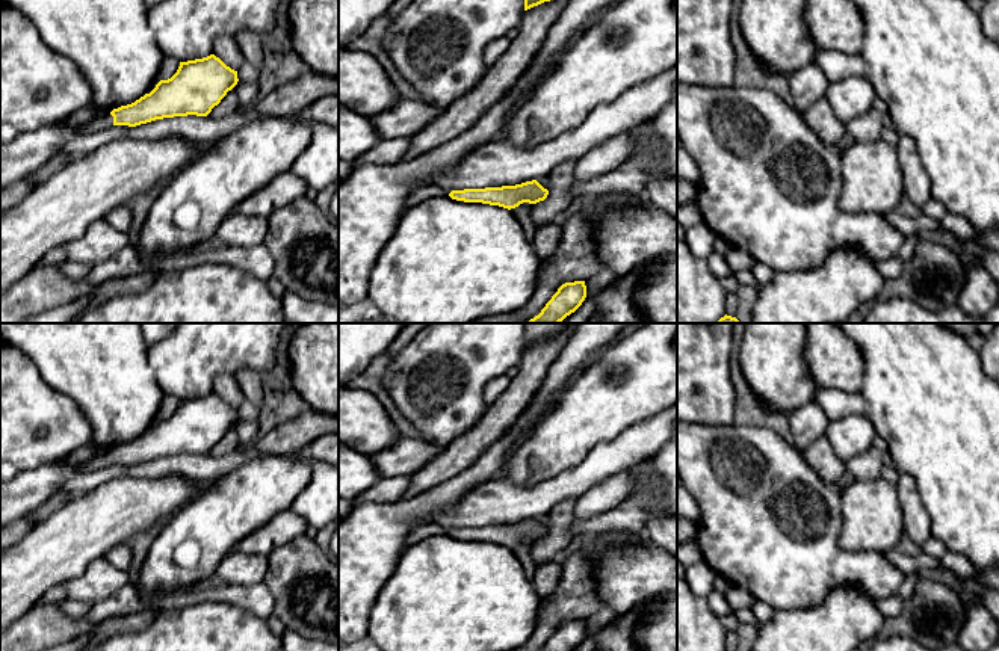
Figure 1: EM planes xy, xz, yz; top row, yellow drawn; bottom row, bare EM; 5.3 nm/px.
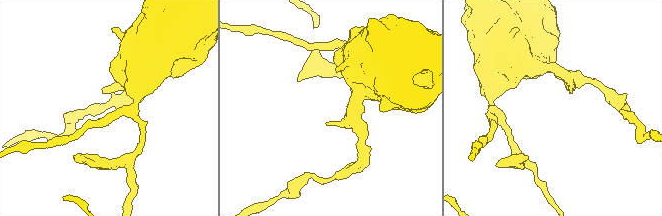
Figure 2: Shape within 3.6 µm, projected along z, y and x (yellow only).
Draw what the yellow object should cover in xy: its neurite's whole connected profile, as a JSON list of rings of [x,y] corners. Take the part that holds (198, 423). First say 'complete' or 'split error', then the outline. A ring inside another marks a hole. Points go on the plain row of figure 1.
split error; [[[215,393],[180,400],[171,417],[160,418],[150,432],[135,441],[113,447],[109,453],[83,464],[83,473],[110,464],[136,465],[163,456],[207,455],[237,420],[237,409]]]

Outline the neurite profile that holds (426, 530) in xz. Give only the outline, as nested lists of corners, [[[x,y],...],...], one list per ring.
[[[423,524],[417,527],[414,532],[410,533],[404,548],[399,553],[399,557],[405,548],[435,535],[447,535],[450,530],[452,530],[450,527],[440,526],[440,524]]]

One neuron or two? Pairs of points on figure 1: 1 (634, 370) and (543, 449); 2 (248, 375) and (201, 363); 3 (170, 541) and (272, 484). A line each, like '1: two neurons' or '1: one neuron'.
1: one neuron
2: two neurons
3: one neuron

